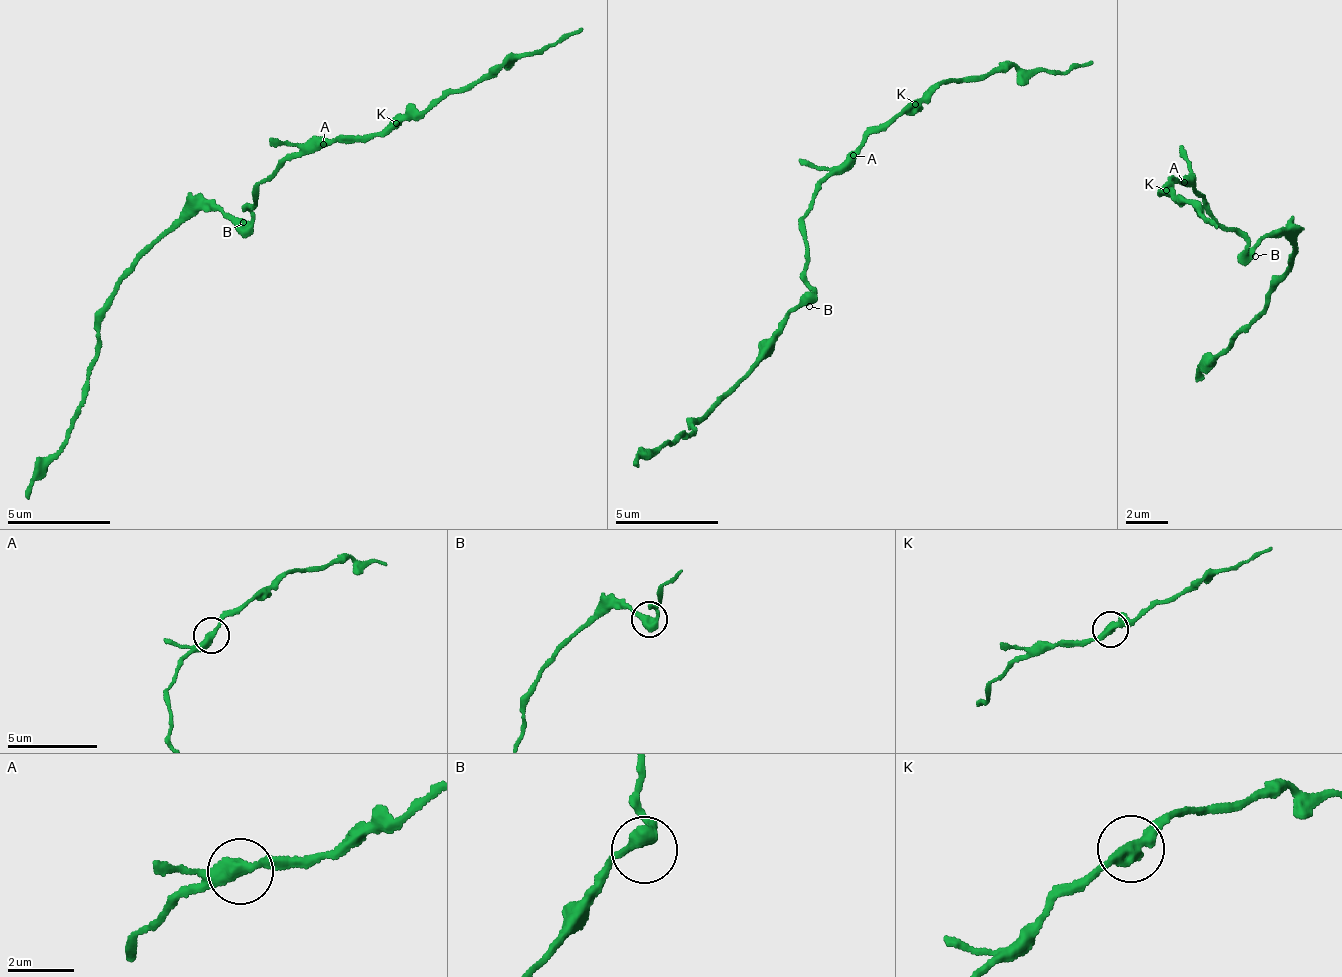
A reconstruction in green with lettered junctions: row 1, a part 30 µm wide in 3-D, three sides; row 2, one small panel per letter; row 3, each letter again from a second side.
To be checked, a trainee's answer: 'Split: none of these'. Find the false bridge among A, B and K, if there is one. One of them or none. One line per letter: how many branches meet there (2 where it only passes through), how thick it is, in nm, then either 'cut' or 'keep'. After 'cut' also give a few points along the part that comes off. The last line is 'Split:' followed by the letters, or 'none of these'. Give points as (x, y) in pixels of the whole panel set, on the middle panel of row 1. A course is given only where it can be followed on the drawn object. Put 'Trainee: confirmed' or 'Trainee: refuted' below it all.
A: 2 branches meet; 380 nm thick; keep
B: 2 branches meet; 400 nm thick; keep
K: 2 branches meet; 400 nm thick; keep
Split: none of these
Trainee: confirmed

